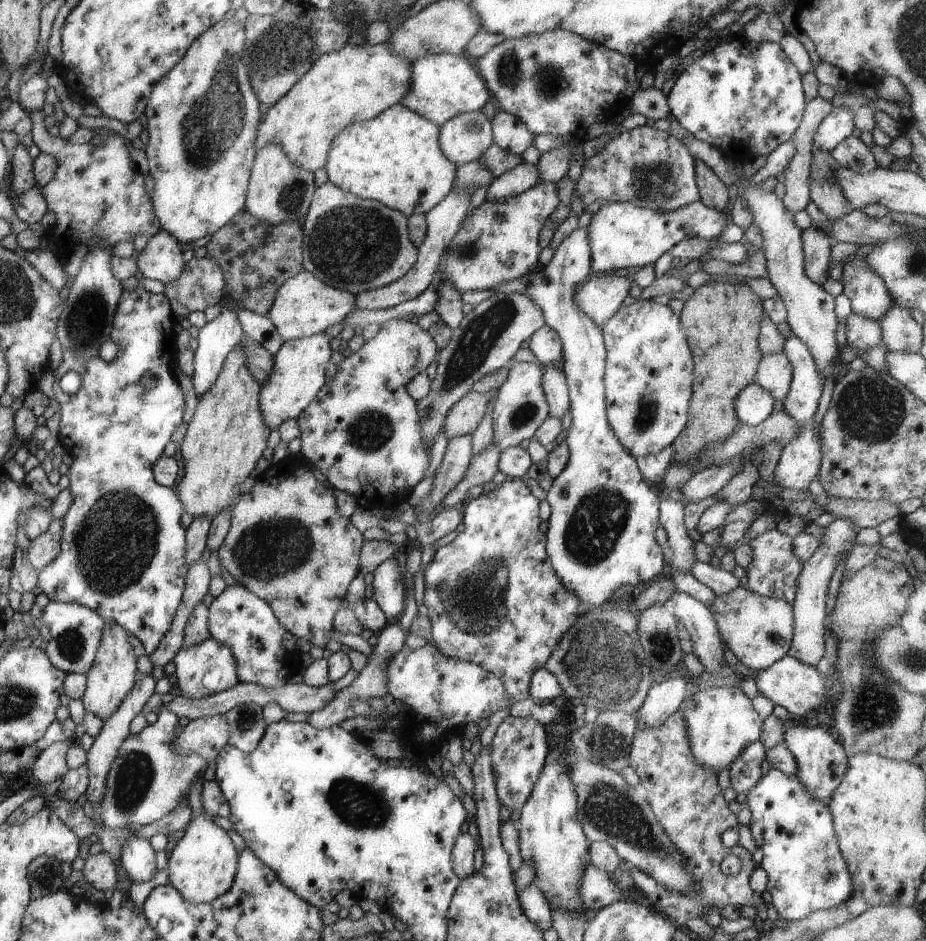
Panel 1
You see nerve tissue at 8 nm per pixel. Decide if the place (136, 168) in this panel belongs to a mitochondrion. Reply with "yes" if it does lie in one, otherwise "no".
no

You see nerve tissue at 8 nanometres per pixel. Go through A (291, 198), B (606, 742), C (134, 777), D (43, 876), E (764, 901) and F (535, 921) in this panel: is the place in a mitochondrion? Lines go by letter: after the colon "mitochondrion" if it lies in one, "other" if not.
A: mitochondrion
B: mitochondrion
C: mitochondrion
D: mitochondrion
E: other
F: other

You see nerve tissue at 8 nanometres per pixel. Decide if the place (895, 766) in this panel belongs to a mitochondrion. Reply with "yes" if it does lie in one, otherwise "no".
no

